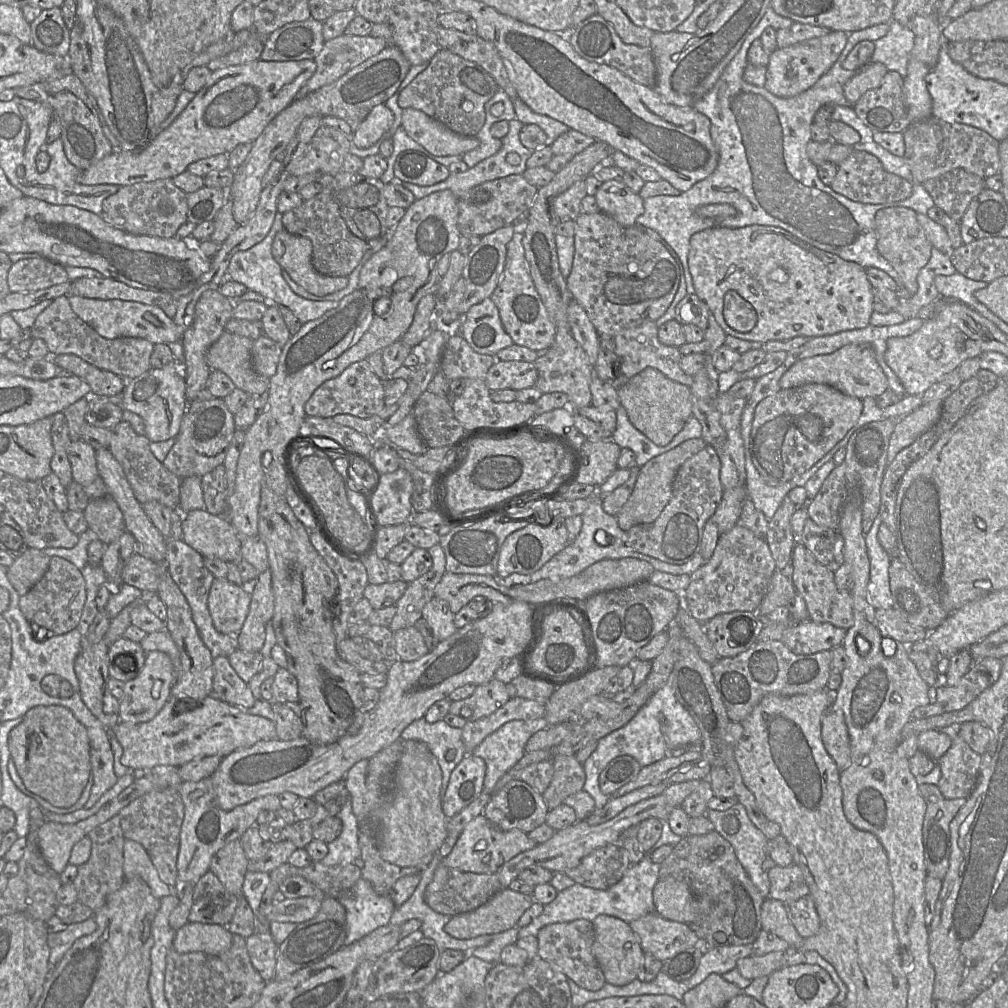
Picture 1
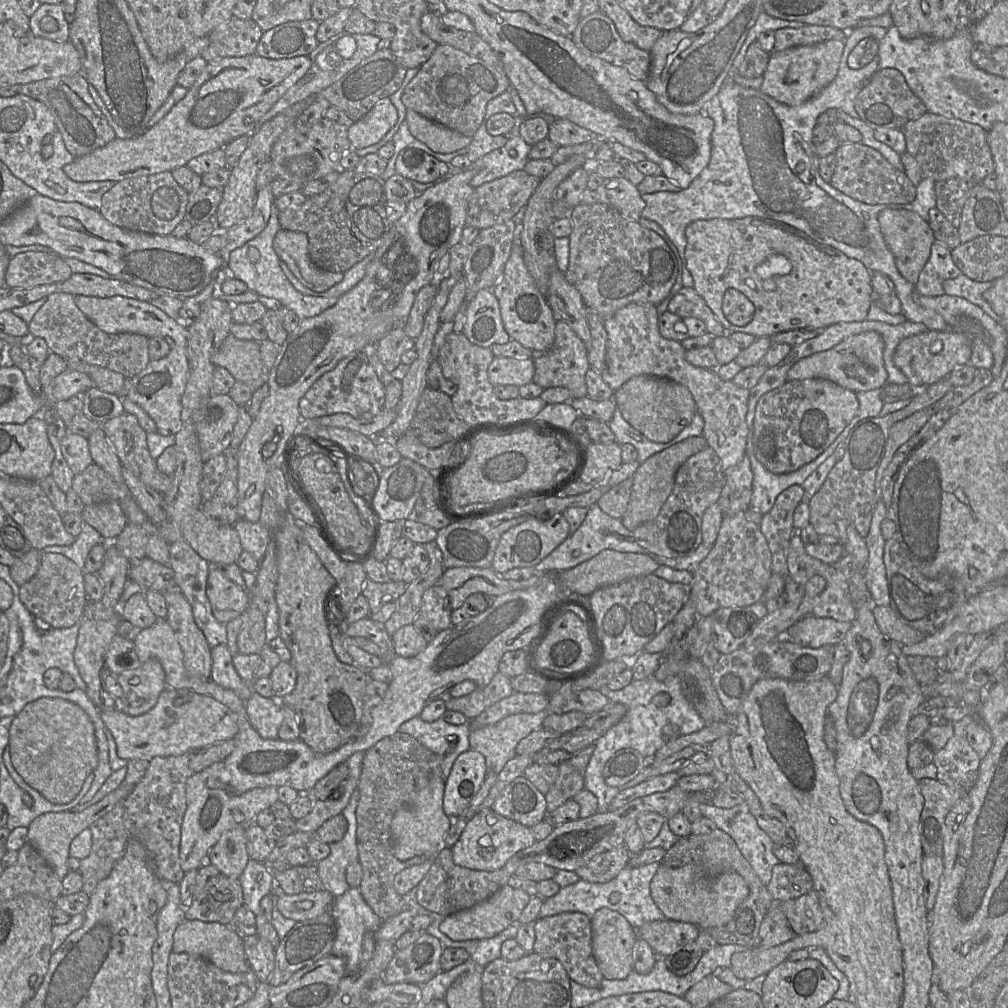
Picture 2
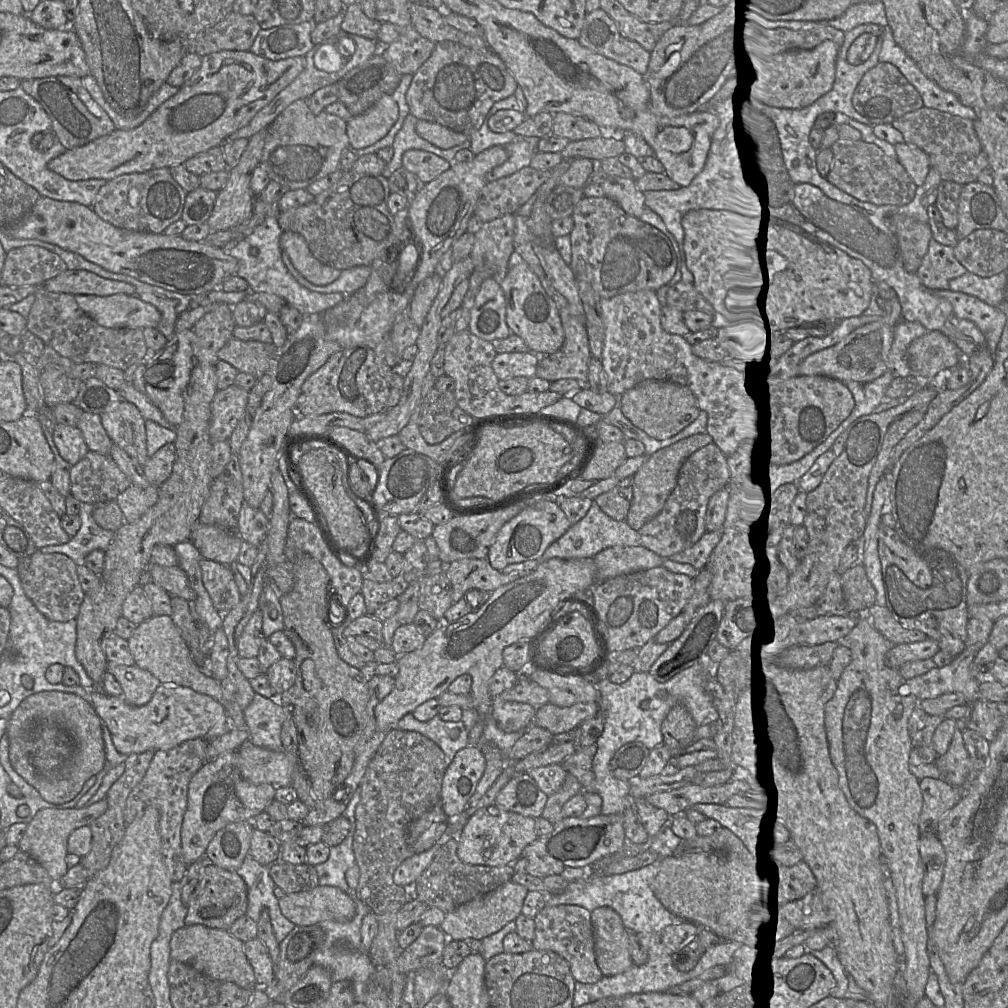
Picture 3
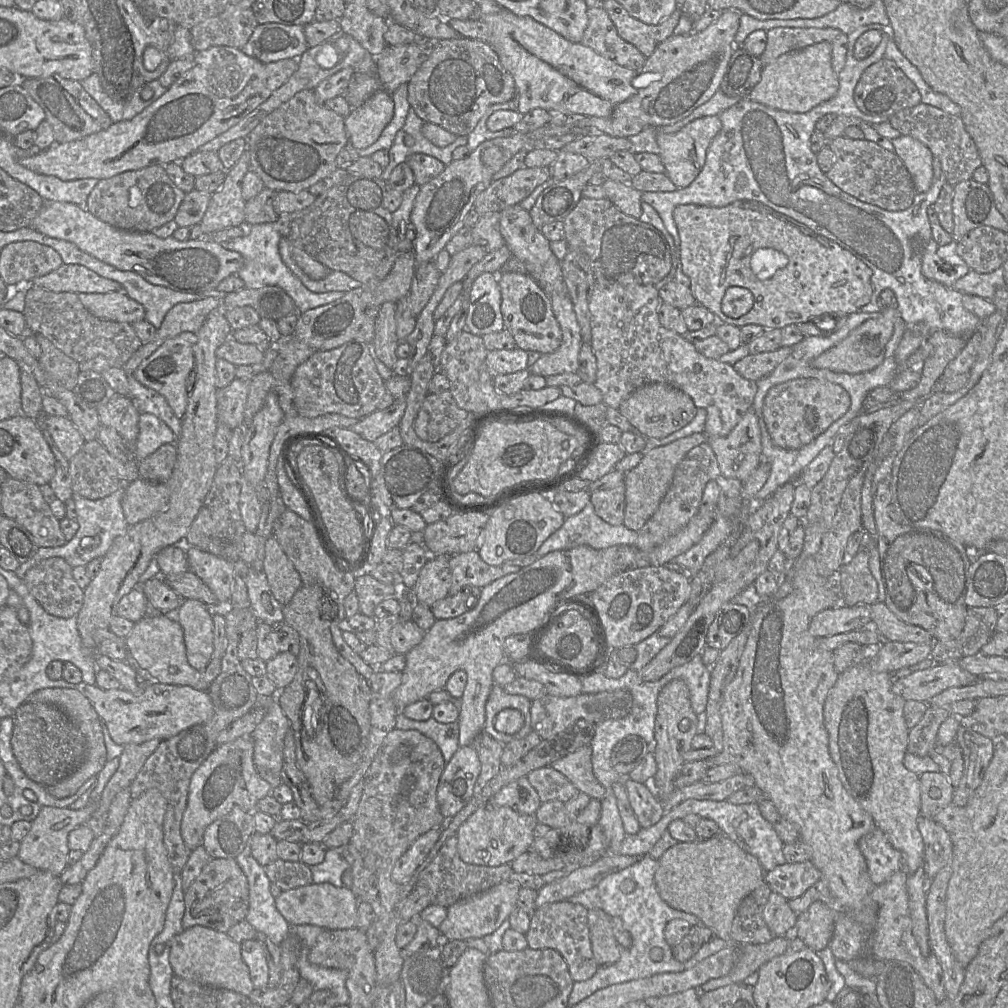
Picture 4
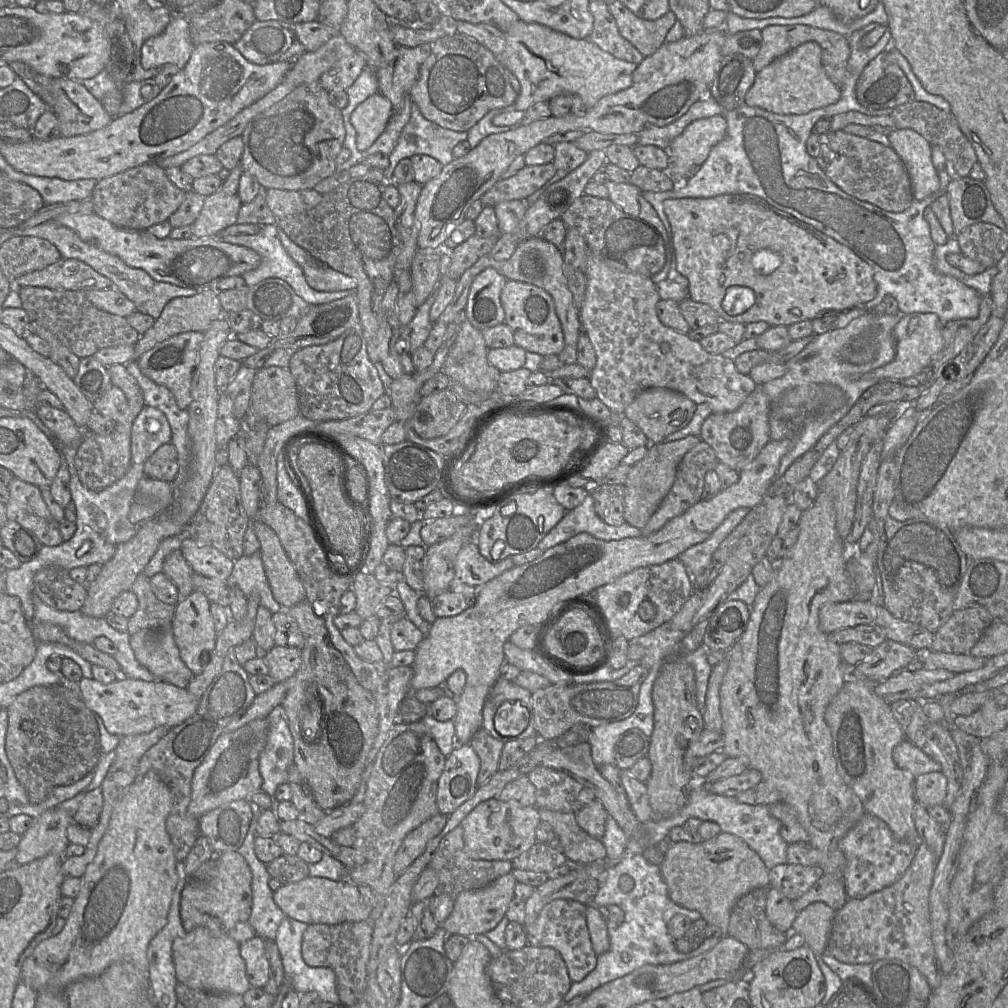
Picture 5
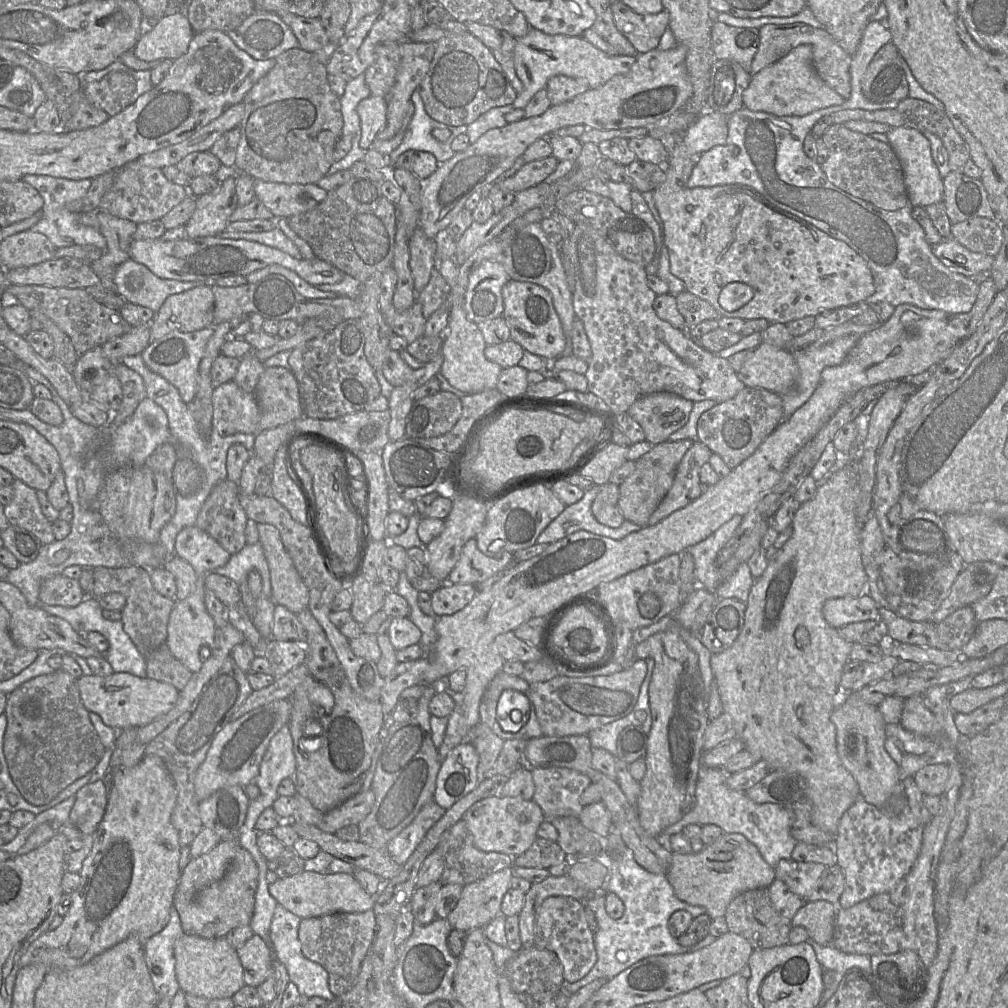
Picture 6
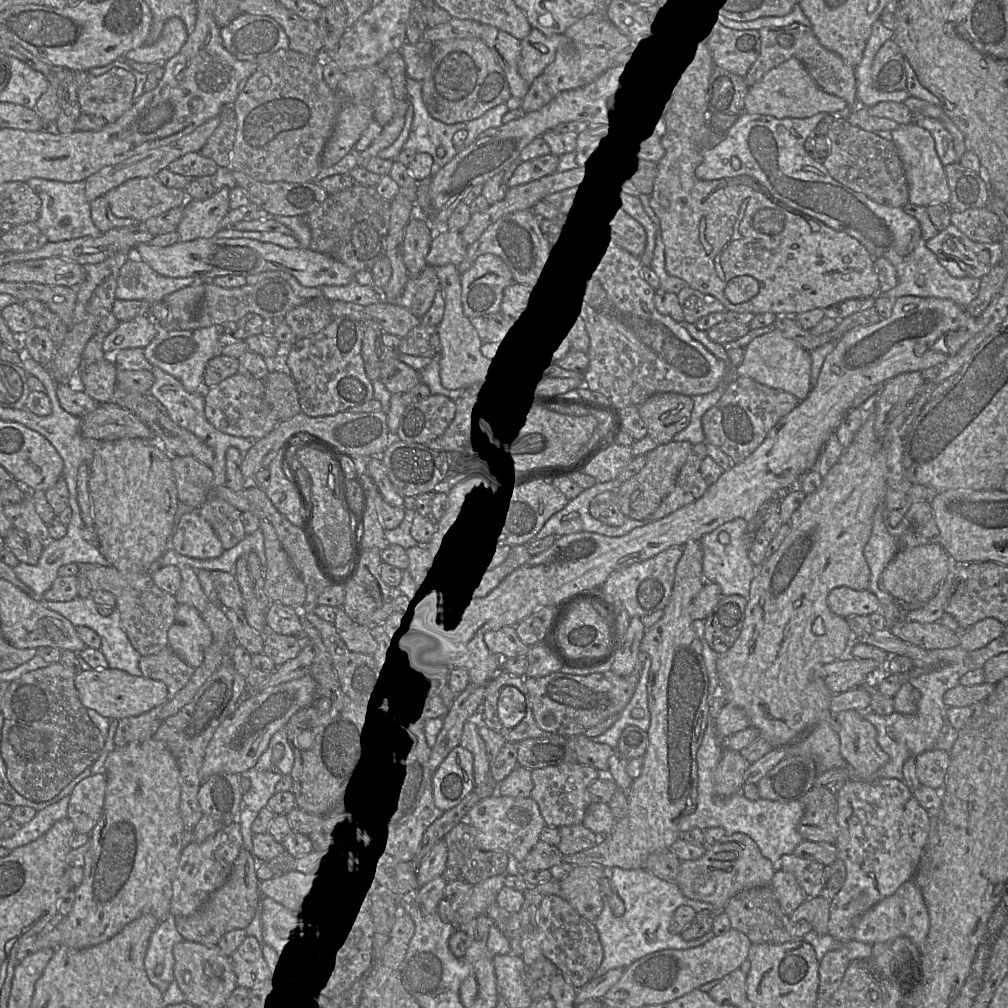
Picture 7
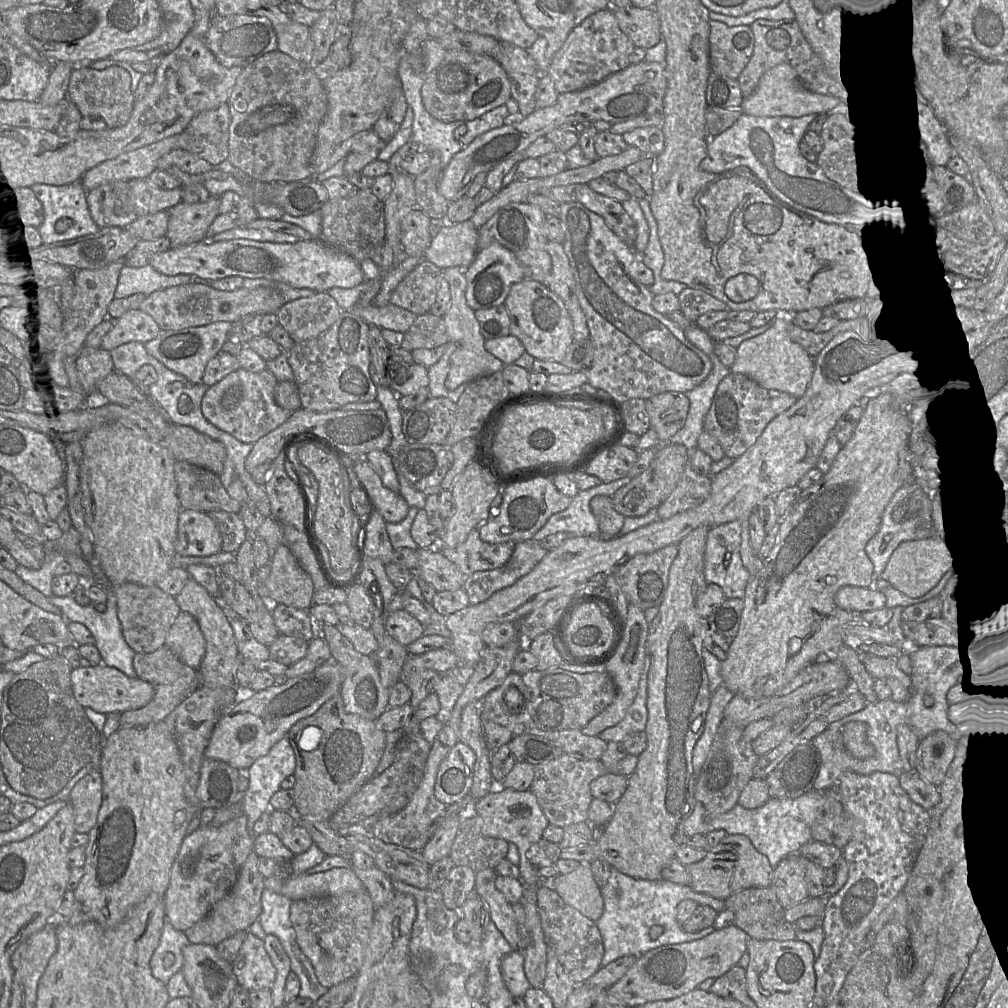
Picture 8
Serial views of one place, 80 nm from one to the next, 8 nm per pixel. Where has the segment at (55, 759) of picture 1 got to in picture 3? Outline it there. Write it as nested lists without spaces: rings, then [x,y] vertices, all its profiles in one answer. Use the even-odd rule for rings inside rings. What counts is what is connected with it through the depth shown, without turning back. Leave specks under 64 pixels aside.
[[[54,690],[28,696],[13,712],[7,724],[9,758],[13,769],[34,787],[45,801],[63,804],[72,800],[80,792],[84,783],[92,776],[96,776],[105,764],[105,745],[100,721],[93,706],[74,693]],[[40,721],[56,723],[74,743],[74,750],[69,760],[50,774],[38,773],[31,763],[32,734],[29,729]]]

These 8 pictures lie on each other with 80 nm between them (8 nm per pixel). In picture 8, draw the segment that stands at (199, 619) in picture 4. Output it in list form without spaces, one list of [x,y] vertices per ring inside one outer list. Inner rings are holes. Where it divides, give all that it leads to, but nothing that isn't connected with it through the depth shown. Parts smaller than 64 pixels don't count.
[[[181,611],[169,629],[165,645],[179,659],[197,670],[205,655],[206,642],[195,618]]]

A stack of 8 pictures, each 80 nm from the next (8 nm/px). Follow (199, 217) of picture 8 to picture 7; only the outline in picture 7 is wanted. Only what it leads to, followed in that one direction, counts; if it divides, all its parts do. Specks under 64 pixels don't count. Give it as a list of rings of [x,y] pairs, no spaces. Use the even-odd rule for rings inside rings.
[[[223,187],[205,200],[187,200],[176,229],[181,242],[211,238],[221,229],[220,222],[229,212],[230,188]]]

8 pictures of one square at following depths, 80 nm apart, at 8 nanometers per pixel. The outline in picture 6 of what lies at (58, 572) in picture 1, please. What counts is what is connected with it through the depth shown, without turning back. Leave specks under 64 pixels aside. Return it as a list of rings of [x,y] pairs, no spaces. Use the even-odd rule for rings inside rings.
[[[57,574],[42,581],[39,601],[51,606],[75,607],[85,597],[79,581]]]

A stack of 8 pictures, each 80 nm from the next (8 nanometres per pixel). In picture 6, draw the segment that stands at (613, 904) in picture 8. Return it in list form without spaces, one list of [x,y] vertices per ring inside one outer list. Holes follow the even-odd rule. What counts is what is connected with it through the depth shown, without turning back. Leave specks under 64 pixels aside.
[[[612,829],[612,831],[609,833],[609,835],[606,838],[602,839],[602,851],[605,852],[605,854],[609,858],[609,861],[607,861],[607,864],[609,866],[609,876],[608,876],[608,879],[606,881],[606,884],[604,885],[604,892],[593,892],[593,893],[591,893],[591,899],[590,900],[588,900],[587,902],[581,902],[581,903],[587,903],[586,907],[590,907],[594,911],[595,917],[596,917],[596,920],[597,920],[598,927],[597,927],[596,932],[594,933],[594,943],[595,943],[595,949],[596,949],[596,953],[597,953],[597,961],[596,961],[596,964],[594,965],[594,967],[590,970],[590,972],[584,978],[582,978],[581,980],[579,980],[579,981],[577,981],[575,983],[564,983],[564,988],[563,989],[566,991],[566,993],[568,993],[570,995],[574,994],[580,988],[586,986],[587,984],[589,984],[589,983],[597,980],[597,979],[610,980],[610,979],[614,978],[615,976],[617,976],[619,973],[623,972],[625,969],[629,968],[633,964],[635,964],[638,961],[643,960],[645,958],[652,957],[652,956],[659,956],[659,955],[678,955],[678,954],[683,954],[683,953],[694,952],[694,951],[697,951],[697,950],[705,948],[706,946],[708,946],[711,943],[713,943],[714,940],[716,939],[716,937],[708,934],[702,941],[700,941],[699,943],[697,943],[697,944],[695,944],[693,946],[683,947],[683,946],[679,945],[678,942],[677,942],[677,939],[674,938],[668,931],[667,924],[668,924],[668,920],[670,919],[671,915],[675,911],[685,910],[688,913],[690,913],[693,918],[696,918],[696,917],[706,913],[705,908],[704,907],[700,907],[700,906],[689,905],[689,904],[679,900],[674,895],[673,889],[672,889],[670,883],[668,882],[666,876],[652,874],[652,873],[646,871],[645,869],[643,869],[641,866],[639,866],[636,863],[636,861],[628,854],[627,848],[626,848],[623,840],[622,840],[620,834],[617,831]],[[605,892],[612,892],[612,893],[616,894],[620,898],[620,900],[623,902],[623,904],[624,904],[624,913],[623,913],[621,918],[619,918],[617,920],[614,920],[607,914],[606,908],[605,908]],[[620,950],[627,952],[628,959],[627,959],[626,962],[619,962],[617,960],[616,953],[618,951],[620,951]]]

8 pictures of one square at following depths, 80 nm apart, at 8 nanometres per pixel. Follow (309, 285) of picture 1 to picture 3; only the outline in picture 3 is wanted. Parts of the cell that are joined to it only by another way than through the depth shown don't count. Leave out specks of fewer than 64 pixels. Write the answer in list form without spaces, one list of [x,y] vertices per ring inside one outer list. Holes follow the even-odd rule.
[[[283,231],[279,243],[281,250],[287,253],[294,267],[312,284],[325,286],[340,276],[340,270],[322,264],[311,254],[301,234]]]

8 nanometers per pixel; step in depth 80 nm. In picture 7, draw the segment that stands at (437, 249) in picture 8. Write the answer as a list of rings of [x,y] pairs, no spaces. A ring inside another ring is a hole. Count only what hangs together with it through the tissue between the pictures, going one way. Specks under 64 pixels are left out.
[[[440,229],[434,233],[429,253],[426,256],[427,265],[440,267],[454,264],[456,267],[466,256],[467,245],[460,231]]]

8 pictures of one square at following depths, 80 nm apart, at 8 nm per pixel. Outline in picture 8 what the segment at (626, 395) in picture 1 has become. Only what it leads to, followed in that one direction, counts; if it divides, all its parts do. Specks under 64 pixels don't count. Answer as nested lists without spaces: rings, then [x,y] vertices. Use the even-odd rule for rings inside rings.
[[[670,391],[645,400],[650,428],[658,435],[660,444],[667,443],[684,426],[690,402],[685,393]]]

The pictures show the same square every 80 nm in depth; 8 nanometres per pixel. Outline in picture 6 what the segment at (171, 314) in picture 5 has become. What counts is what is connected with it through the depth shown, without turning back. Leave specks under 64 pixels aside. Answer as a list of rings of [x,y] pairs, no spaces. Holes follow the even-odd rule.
[[[206,285],[169,296],[149,325],[151,342],[171,332],[190,333],[210,327],[214,305],[212,287]]]

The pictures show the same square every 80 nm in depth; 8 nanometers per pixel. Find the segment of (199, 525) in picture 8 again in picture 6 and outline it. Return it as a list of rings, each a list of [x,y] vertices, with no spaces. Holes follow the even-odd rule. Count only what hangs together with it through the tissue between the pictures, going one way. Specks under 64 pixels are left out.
[[[196,525],[179,532],[175,541],[175,555],[188,562],[199,576],[226,565],[231,557],[214,538]]]

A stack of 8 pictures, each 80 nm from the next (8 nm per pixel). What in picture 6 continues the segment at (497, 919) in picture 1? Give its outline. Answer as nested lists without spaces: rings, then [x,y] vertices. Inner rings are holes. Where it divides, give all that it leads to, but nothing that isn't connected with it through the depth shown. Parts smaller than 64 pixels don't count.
[[[508,867],[465,885],[457,905],[447,918],[452,929],[469,932],[485,928],[501,913],[501,903],[505,893],[511,889],[512,877],[512,869]]]

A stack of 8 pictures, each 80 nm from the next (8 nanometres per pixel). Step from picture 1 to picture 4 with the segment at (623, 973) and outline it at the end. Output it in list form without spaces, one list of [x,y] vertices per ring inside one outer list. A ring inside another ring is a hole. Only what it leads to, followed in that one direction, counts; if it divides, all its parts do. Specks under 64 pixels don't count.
[[[600,909],[587,911],[587,922],[594,959],[598,966],[611,965],[620,958],[620,944],[615,939],[612,917]]]

